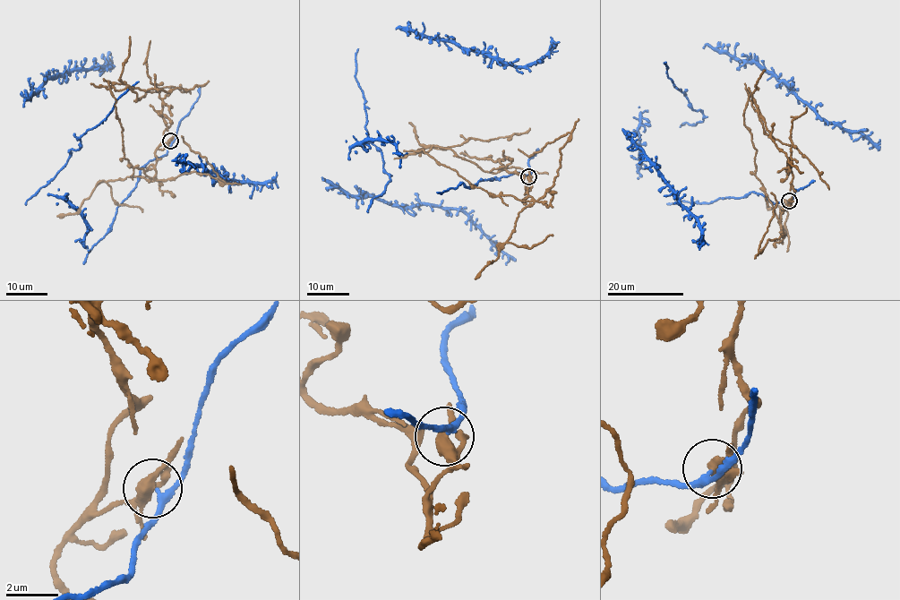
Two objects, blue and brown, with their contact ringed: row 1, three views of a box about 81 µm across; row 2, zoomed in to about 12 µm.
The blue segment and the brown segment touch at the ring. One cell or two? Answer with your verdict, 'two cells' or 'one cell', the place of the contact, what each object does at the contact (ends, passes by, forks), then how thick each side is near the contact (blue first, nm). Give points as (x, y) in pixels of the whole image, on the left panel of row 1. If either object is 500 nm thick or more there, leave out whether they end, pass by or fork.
two cells; at (170, 141); blue passes by; brown forks there; 200 nm thick on the blue side, 360 nm on the other

